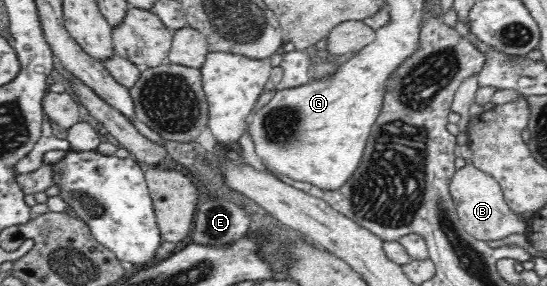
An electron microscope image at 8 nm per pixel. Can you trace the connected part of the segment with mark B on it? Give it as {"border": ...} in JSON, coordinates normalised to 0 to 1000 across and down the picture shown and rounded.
{"border":[[[852,573],[843,591],[830,601],[821,647],[835,748],[850,815],[865,832],[881,843],[899,843],[899,836],[918,836],[936,815],[958,818],[963,776],[951,776],[947,748],[932,731],[921,696],[921,671],[916,647],[898,615],[867,584],[867,573]]]}

